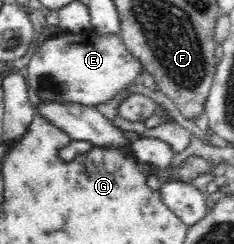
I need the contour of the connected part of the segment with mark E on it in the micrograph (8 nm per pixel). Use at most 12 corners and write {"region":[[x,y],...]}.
{"region":[[118,35],[46,39],[27,64],[42,101],[101,105],[143,72]]}

